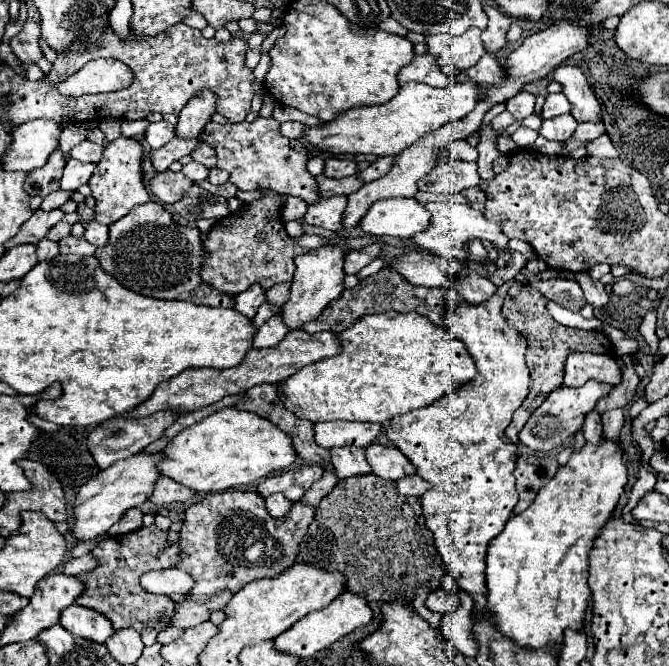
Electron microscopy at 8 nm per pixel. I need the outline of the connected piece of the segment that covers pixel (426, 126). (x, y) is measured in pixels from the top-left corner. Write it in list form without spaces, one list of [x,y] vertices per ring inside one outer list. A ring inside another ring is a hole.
[[[408,82],[402,84],[398,94],[386,104],[350,108],[348,112],[344,112],[332,122],[326,122],[324,126],[308,126],[308,130],[304,130],[304,136],[316,150],[328,150],[332,154],[398,154],[424,138],[428,132],[434,132],[446,122],[460,120],[470,114],[478,100],[480,86],[474,82],[462,82],[450,88],[432,88],[420,82]]]

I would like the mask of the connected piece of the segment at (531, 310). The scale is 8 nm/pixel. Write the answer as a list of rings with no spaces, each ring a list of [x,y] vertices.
[[[514,286],[508,290],[508,296],[504,300],[502,306],[502,314],[504,318],[516,326],[516,330],[526,338],[528,342],[528,350],[526,350],[526,366],[530,370],[530,394],[526,396],[526,400],[522,402],[522,406],[514,412],[512,424],[506,428],[506,436],[510,442],[518,444],[518,432],[524,428],[526,420],[530,418],[530,414],[546,400],[546,396],[558,388],[562,384],[562,376],[564,376],[564,360],[570,352],[580,350],[580,352],[600,352],[600,354],[612,354],[612,344],[606,338],[604,332],[590,332],[590,330],[578,330],[578,328],[570,328],[570,326],[562,326],[558,324],[550,312],[546,310],[546,298],[536,292],[530,286]]]

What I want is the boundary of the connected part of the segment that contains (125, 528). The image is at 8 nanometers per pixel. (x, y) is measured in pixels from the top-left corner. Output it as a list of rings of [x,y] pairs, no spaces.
[[[130,508],[110,530],[108,534],[110,536],[122,536],[122,534],[128,534],[128,532],[134,532],[142,528],[142,512],[138,508]]]

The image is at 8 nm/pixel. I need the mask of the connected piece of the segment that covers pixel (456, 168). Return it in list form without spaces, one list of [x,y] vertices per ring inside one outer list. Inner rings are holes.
[[[462,160],[436,164],[424,178],[418,180],[418,190],[452,196],[468,188],[478,188],[480,176],[476,168],[478,168],[476,162],[462,162]]]

